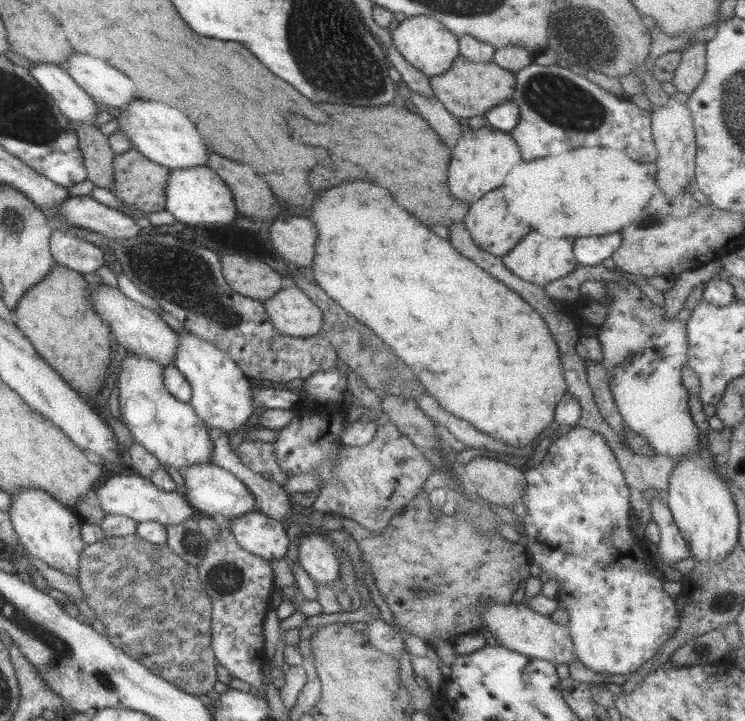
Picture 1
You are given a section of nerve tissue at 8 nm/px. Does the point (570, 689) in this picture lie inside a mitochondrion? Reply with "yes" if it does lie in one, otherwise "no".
no

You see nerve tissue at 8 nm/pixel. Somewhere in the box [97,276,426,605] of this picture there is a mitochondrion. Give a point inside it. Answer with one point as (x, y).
(227, 577)

